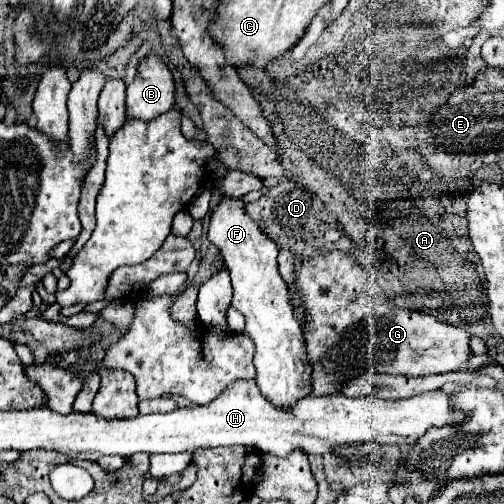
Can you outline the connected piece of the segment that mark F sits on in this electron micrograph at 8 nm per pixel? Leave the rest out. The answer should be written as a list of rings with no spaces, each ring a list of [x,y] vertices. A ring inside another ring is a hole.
[[[219,199],[209,219],[209,241],[221,251],[233,283],[233,307],[247,319],[247,335],[255,343],[255,369],[261,393],[273,405],[291,405],[309,395],[311,367],[305,357],[305,339],[301,323],[289,301],[289,289],[277,269],[277,245],[259,231],[259,225],[247,215],[241,199]]]

